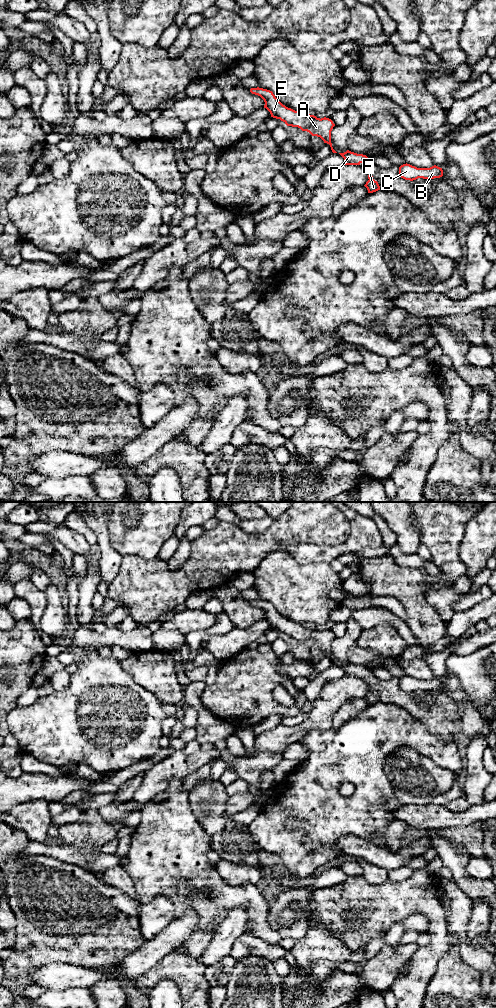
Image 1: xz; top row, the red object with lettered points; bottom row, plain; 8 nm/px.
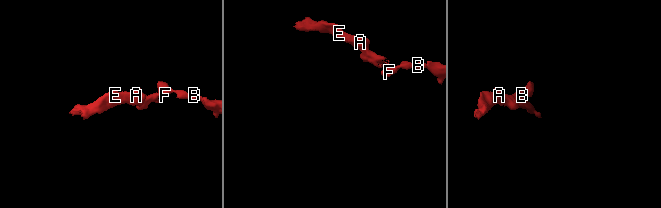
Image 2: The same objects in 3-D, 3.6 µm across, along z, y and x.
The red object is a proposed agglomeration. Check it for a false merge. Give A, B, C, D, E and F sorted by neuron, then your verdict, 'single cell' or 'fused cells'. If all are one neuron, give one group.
A D E / B C F; fused cells

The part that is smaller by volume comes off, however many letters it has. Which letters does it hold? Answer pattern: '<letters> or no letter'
A, D, E

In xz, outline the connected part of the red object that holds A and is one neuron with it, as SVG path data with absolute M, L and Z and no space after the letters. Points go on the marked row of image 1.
M251 88L252 94L260 96L271 117L280 119L287 126L298 127L302 131L309 132L312 136L320 137L324 143L330 145L333 153L337 153L331 143L331 131L335 124L329 118L317 118L314 115L300 113L283 105L273 94L272 91L263 88Z

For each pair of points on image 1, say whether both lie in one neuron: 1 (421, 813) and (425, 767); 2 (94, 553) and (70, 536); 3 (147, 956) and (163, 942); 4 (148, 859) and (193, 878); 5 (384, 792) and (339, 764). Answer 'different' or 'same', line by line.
1: different
2: different
3: same
4: same
5: same

